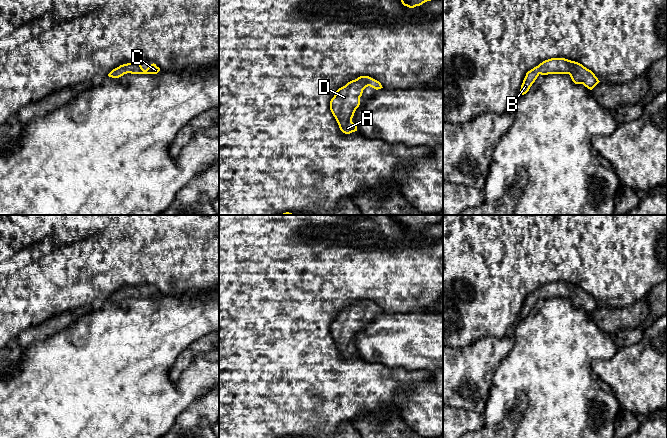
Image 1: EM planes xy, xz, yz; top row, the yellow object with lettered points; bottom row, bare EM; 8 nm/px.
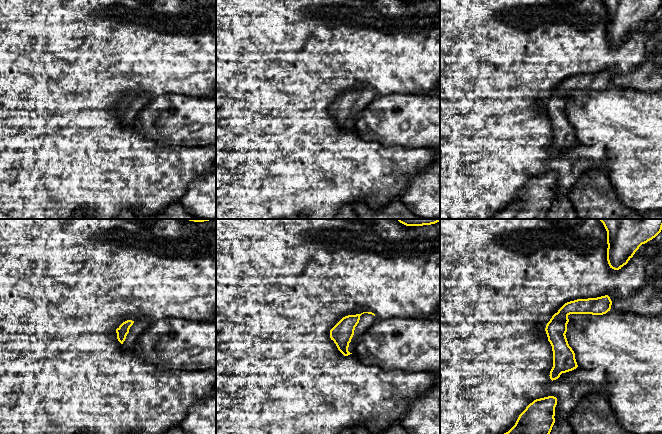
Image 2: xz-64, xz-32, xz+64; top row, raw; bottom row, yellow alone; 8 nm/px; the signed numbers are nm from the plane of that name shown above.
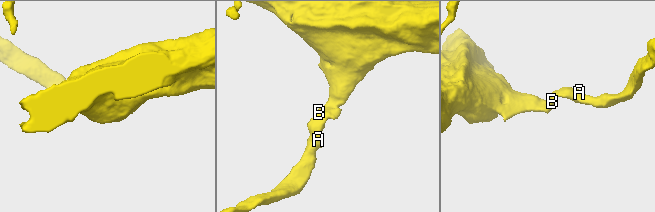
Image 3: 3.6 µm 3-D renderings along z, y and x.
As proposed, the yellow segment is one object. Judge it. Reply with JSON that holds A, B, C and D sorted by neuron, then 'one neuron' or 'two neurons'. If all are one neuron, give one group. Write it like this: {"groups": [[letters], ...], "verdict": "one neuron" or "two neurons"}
{"groups": [["A", "B", "C", "D"]], "verdict": "one neuron"}

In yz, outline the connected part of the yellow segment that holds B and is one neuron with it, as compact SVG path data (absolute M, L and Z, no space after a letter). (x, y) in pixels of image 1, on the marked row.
M551 58L526 73L521 85L520 95L524 95L529 91L540 74L569 74L575 84L583 84L590 90L600 82L591 70L578 62L565 58Z

